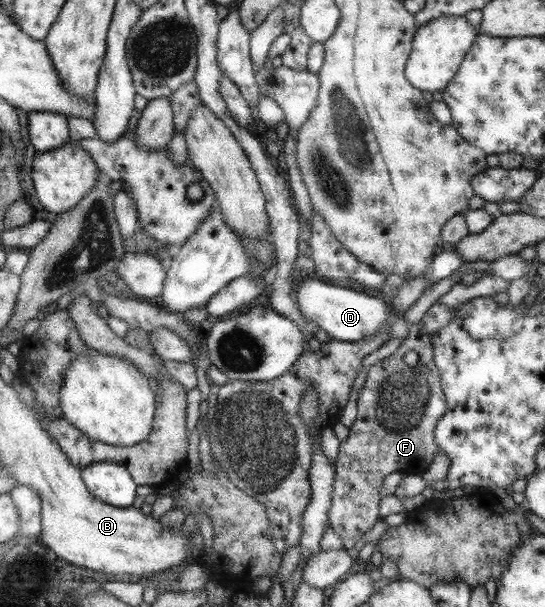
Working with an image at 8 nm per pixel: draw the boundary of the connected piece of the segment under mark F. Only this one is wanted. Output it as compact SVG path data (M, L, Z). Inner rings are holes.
M420 322L409 329L408 337L402 342L396 354L375 364L369 371L358 400L356 420L349 428L346 440L341 443L340 455L336 468L335 488L332 494L332 507L329 509L330 526L338 534L343 546L354 548L365 532L369 532L381 520L380 502L381 486L385 476L393 472L422 475L433 464L433 458L438 452L433 438L435 423L445 413L446 404L441 392L439 372L433 363L432 336L425 333ZM414 351L419 355L416 366L405 364L405 353Z

